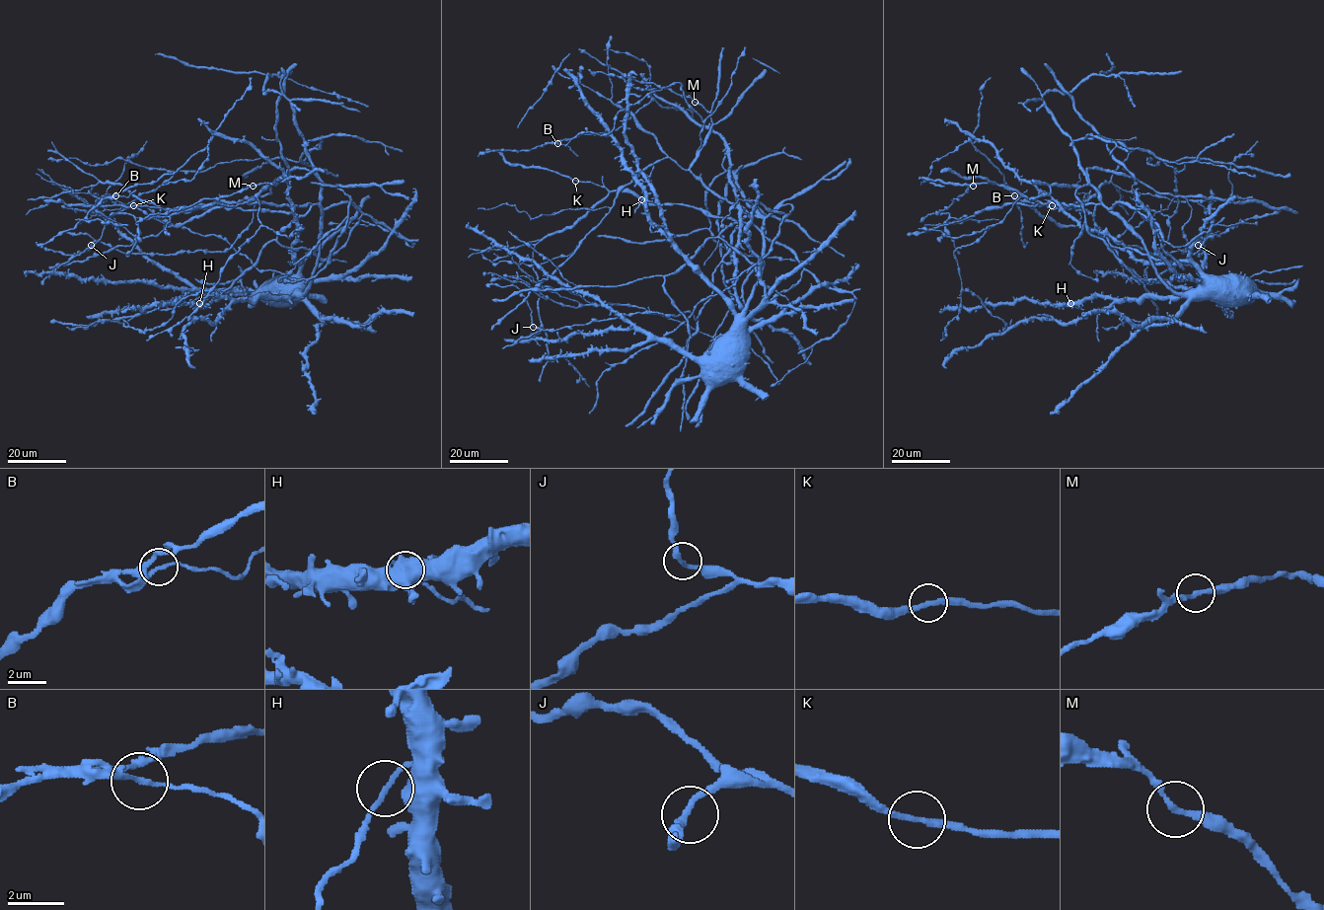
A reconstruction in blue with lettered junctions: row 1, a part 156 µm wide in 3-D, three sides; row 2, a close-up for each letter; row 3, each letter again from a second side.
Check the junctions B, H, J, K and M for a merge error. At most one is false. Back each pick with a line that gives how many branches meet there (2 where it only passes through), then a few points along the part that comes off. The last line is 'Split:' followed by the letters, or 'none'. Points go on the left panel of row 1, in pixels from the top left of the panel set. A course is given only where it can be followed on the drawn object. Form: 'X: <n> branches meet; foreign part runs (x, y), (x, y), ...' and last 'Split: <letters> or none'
B: 2 branches meet; foreign part runs (115, 195), (127, 196), (135, 189)
Split: B

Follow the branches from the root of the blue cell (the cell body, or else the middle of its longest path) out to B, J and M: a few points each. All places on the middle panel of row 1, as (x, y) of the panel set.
B: (740, 320), (739, 201), (730, 150), (716, 133), (655, 97), (614, 130), (557, 144)
J: (740, 320), (761, 275), (763, 219), (755, 216), (732, 233), (696, 321), (690, 312), (636, 313), (533, 327)
M: (740, 320), (761, 275), (763, 234), (744, 210), (715, 195), (691, 172), (712, 123), (710, 114), (694, 102)

